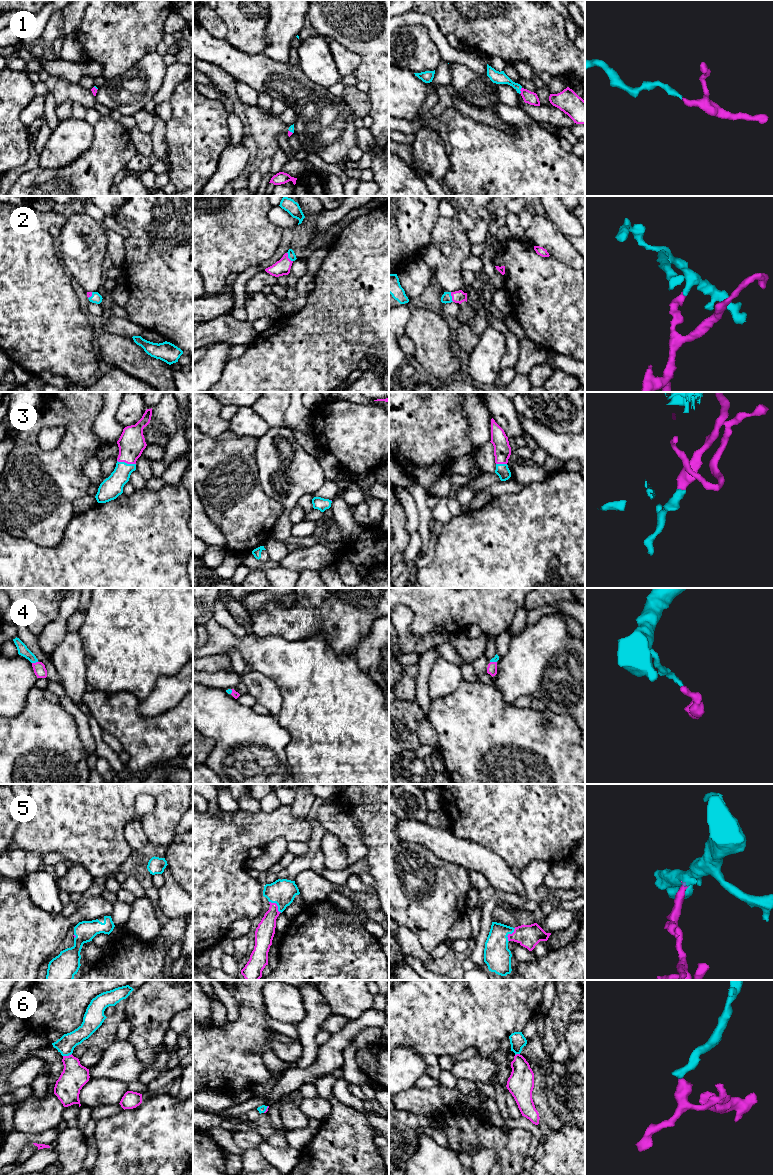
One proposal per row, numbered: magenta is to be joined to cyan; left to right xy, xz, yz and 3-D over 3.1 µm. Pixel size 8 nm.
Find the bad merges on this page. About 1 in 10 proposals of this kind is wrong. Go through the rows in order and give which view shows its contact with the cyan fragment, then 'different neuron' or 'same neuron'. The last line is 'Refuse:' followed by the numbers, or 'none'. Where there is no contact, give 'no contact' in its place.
1: meets cyan in yz; same neuron
2: meets cyan in xz; same neuron
3: meets cyan in xy; same neuron
4: meets cyan in xy; same neuron
5: meets cyan in xz; same neuron
6: meets cyan in xy; same neuron
Refuse: none

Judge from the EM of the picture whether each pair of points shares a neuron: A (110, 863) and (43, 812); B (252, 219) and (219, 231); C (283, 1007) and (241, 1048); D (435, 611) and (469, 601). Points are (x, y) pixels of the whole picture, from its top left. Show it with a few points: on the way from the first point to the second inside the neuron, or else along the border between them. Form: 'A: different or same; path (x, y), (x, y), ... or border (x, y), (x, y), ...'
A: same; path (93, 849), (65, 821), (60, 821)
B: same; path (244, 219), (231, 219), (227, 223)
C: different; border (262, 995), (266, 1013), (270, 1017)
D: same; path (443, 603), (445, 601), (461, 601)

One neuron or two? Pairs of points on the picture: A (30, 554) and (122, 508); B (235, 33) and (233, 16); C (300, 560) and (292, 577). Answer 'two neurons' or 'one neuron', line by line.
A: one neuron
B: one neuron
C: two neurons

